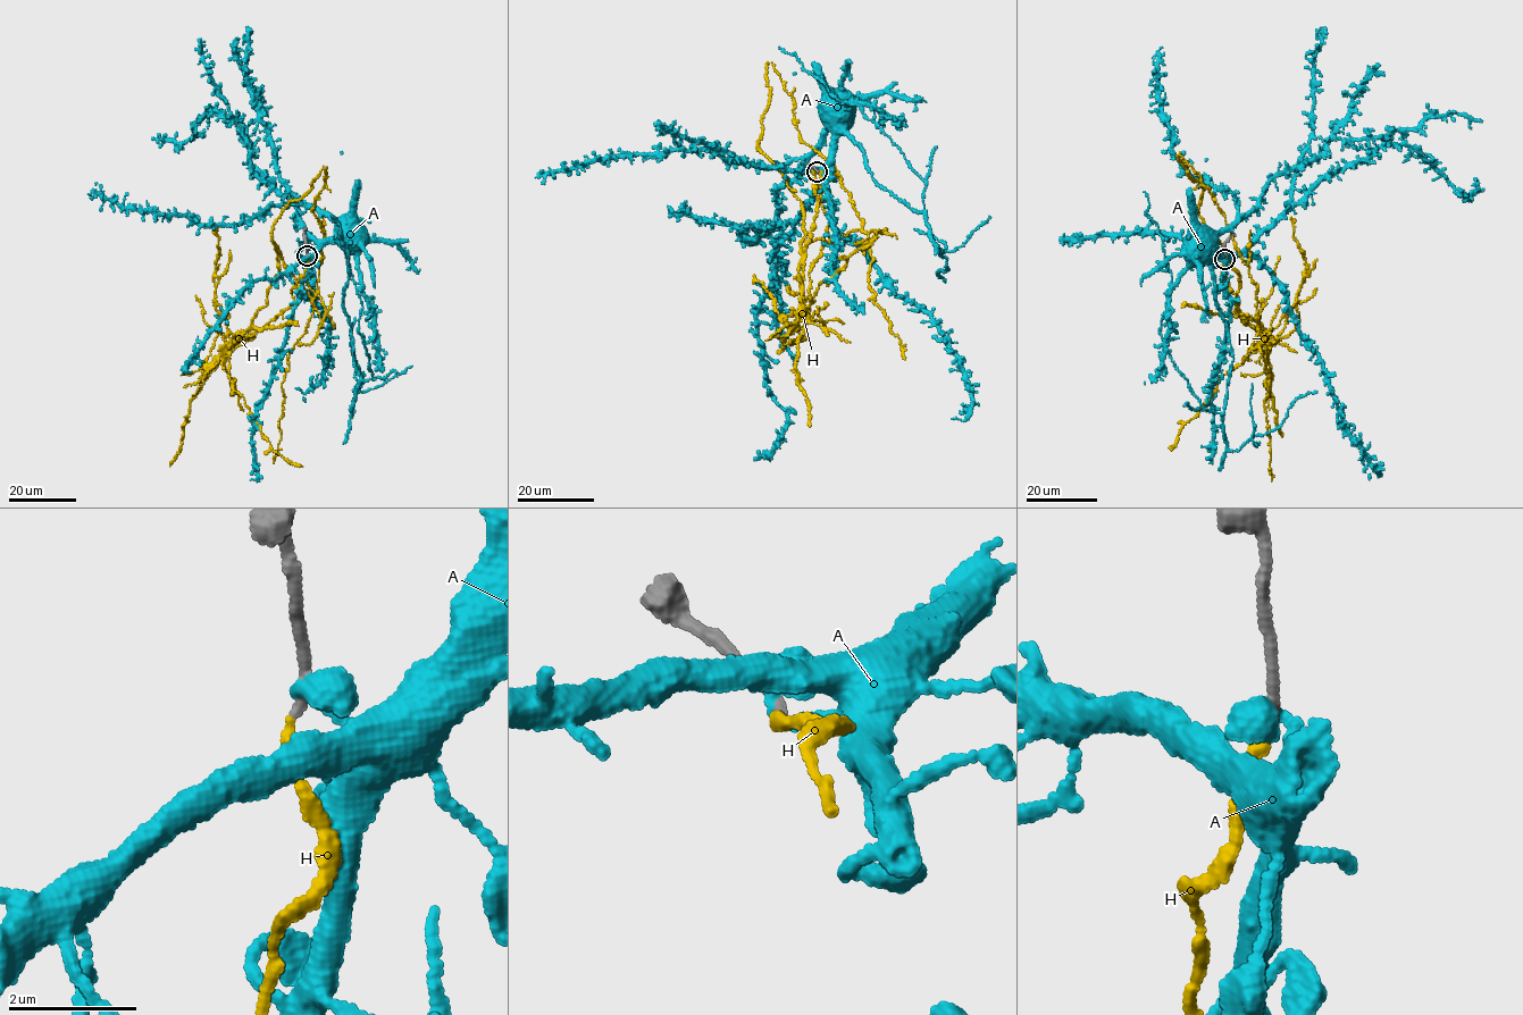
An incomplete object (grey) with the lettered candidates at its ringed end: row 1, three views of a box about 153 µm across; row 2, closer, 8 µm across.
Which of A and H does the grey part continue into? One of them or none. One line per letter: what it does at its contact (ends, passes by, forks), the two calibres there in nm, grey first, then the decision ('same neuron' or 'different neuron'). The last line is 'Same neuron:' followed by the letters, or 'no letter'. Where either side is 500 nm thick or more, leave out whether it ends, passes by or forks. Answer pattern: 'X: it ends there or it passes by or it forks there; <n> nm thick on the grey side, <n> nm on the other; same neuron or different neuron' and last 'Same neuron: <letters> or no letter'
A: 160 nm thick on the grey side, 500 nm on the other; different neuron
H: it ends there; 140 nm thick on the grey side, 180 nm on the other; different neuron
Same neuron: no letter

